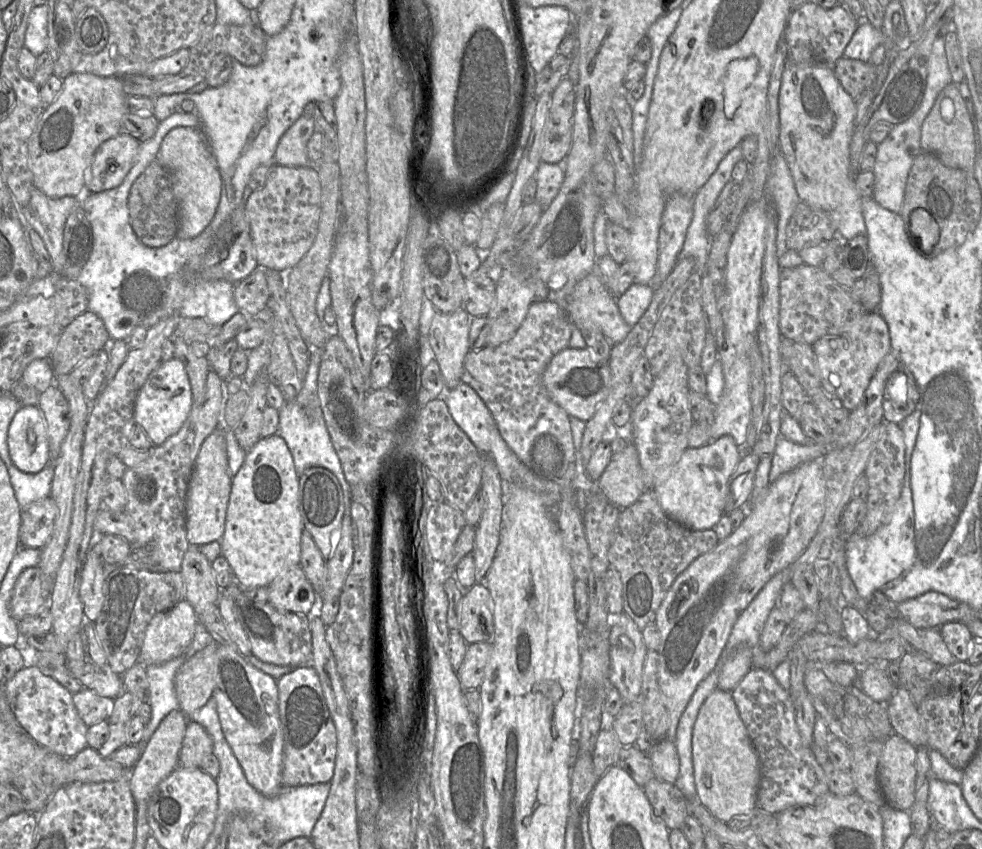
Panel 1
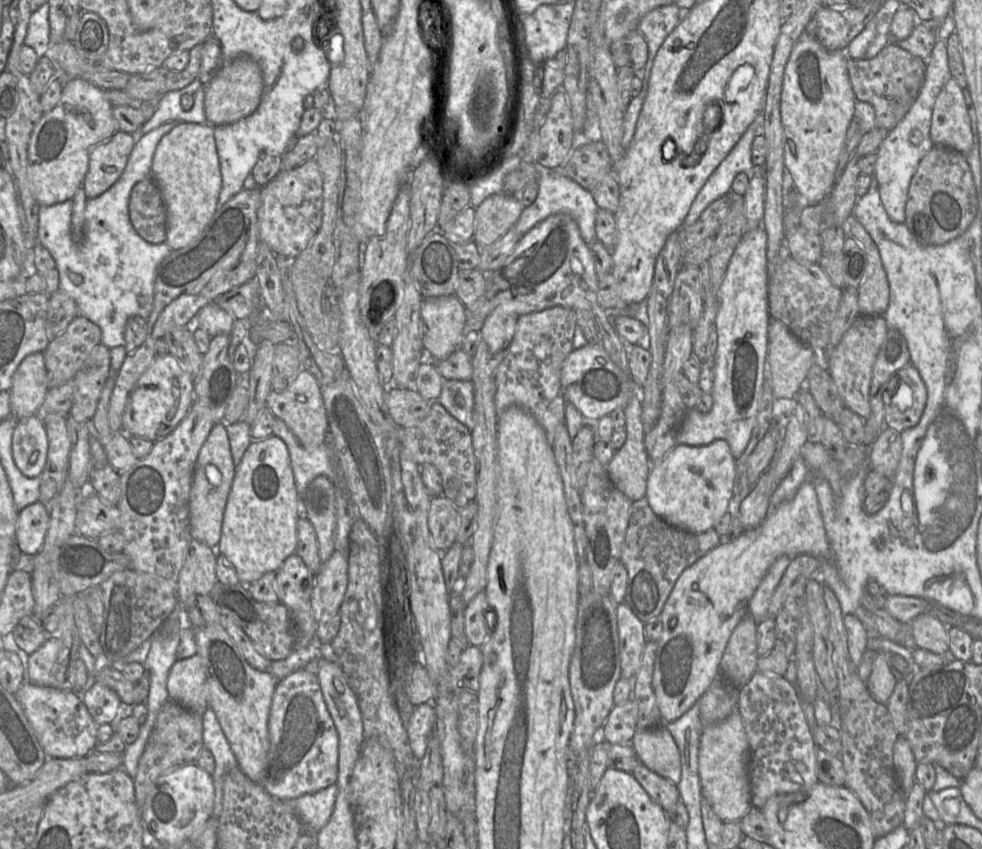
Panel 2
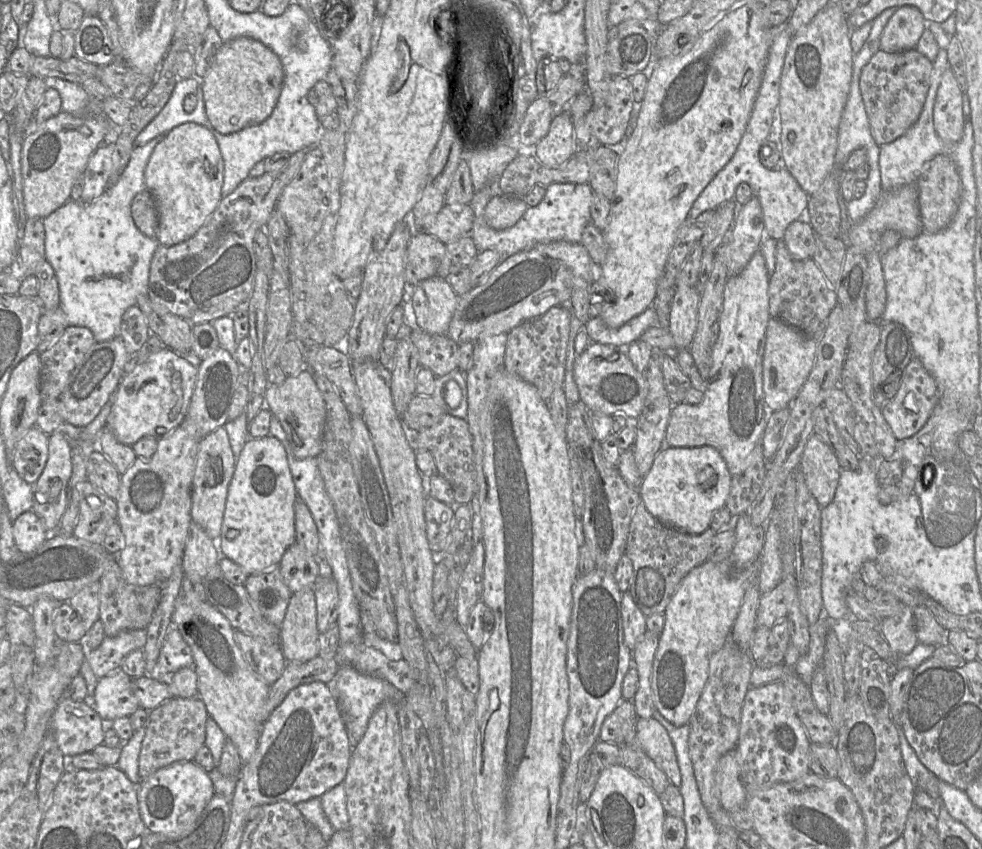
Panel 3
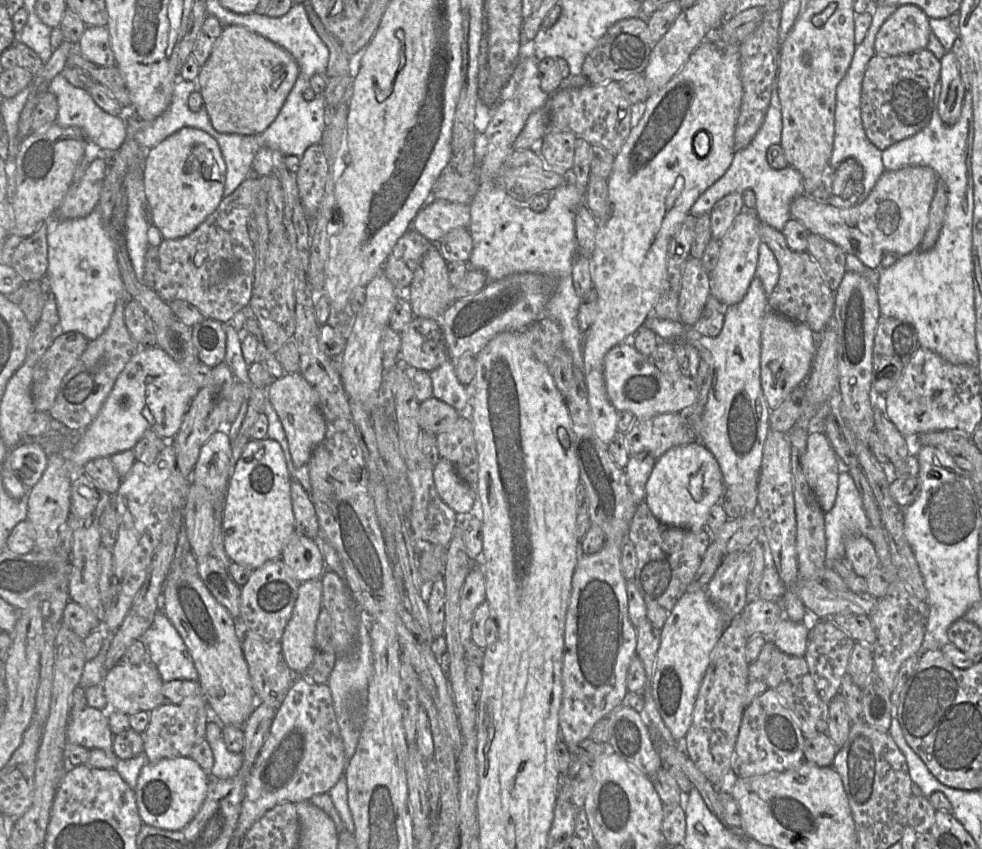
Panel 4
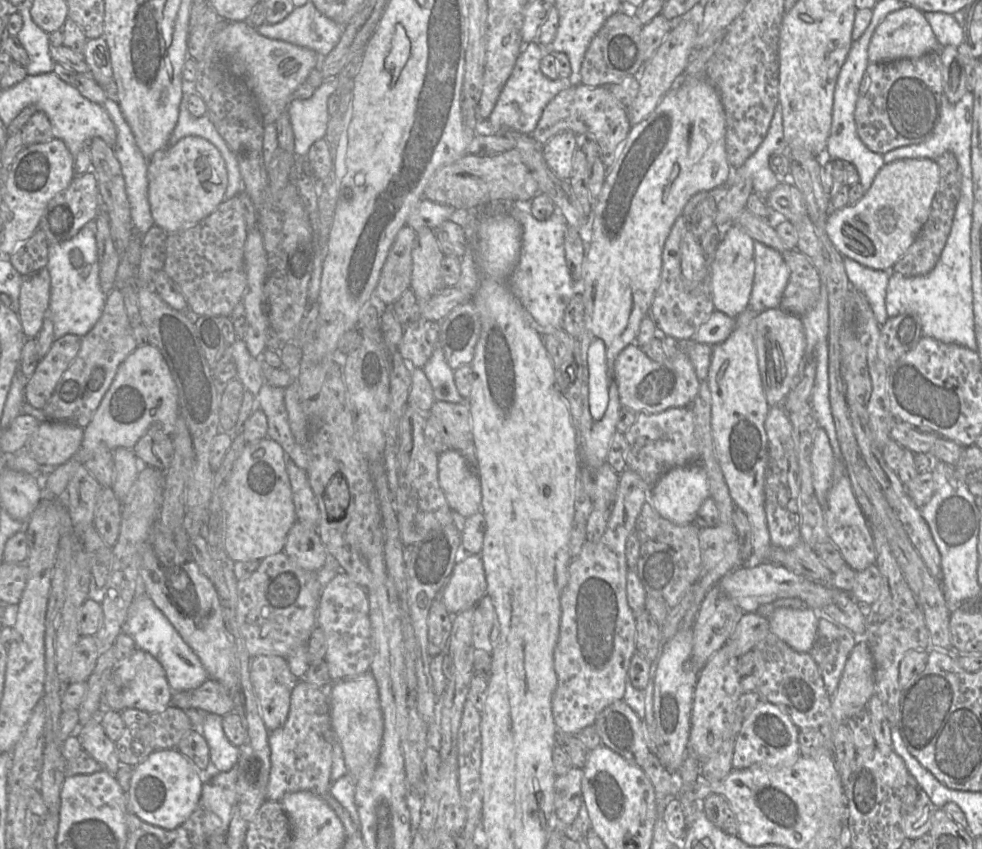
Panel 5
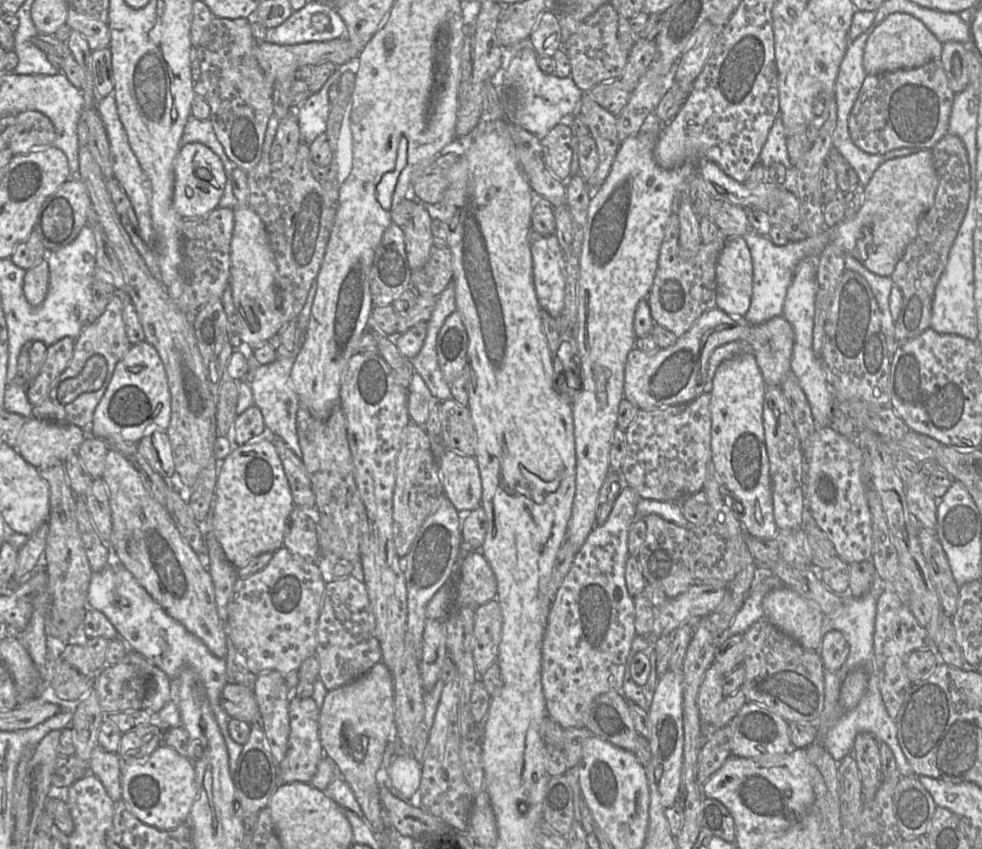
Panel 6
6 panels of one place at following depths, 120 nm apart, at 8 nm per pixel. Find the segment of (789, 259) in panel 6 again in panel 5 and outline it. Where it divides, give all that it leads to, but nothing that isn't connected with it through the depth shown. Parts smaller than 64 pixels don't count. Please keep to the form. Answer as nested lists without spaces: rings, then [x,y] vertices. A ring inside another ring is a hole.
[[[761,242],[754,243],[755,271],[749,308],[755,313],[777,309],[790,277],[782,255]]]

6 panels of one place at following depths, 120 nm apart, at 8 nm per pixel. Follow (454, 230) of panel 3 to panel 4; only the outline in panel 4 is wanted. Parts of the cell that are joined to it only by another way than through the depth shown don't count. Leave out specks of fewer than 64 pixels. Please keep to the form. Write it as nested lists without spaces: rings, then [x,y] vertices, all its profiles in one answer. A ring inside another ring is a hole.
[[[434,200],[424,205],[418,212],[411,228],[438,245],[439,241],[451,230],[459,227],[468,228],[469,223],[469,205]]]

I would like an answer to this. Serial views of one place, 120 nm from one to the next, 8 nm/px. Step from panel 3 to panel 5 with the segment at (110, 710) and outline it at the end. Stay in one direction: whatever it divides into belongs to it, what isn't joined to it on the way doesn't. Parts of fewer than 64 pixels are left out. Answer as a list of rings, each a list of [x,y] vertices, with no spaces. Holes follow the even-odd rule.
[[[136,649],[134,653],[115,667],[112,679],[122,691],[125,709],[136,709],[148,714],[157,714],[171,705],[173,691],[161,664],[149,653]]]

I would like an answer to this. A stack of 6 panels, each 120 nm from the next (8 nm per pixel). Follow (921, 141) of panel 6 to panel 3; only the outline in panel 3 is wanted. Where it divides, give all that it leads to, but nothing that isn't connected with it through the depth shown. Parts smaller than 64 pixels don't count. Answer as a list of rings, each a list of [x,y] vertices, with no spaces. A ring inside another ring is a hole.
[[[916,49],[901,52],[879,50],[863,67],[860,92],[870,123],[871,134],[878,146],[891,143],[918,120],[930,87],[933,62]]]

